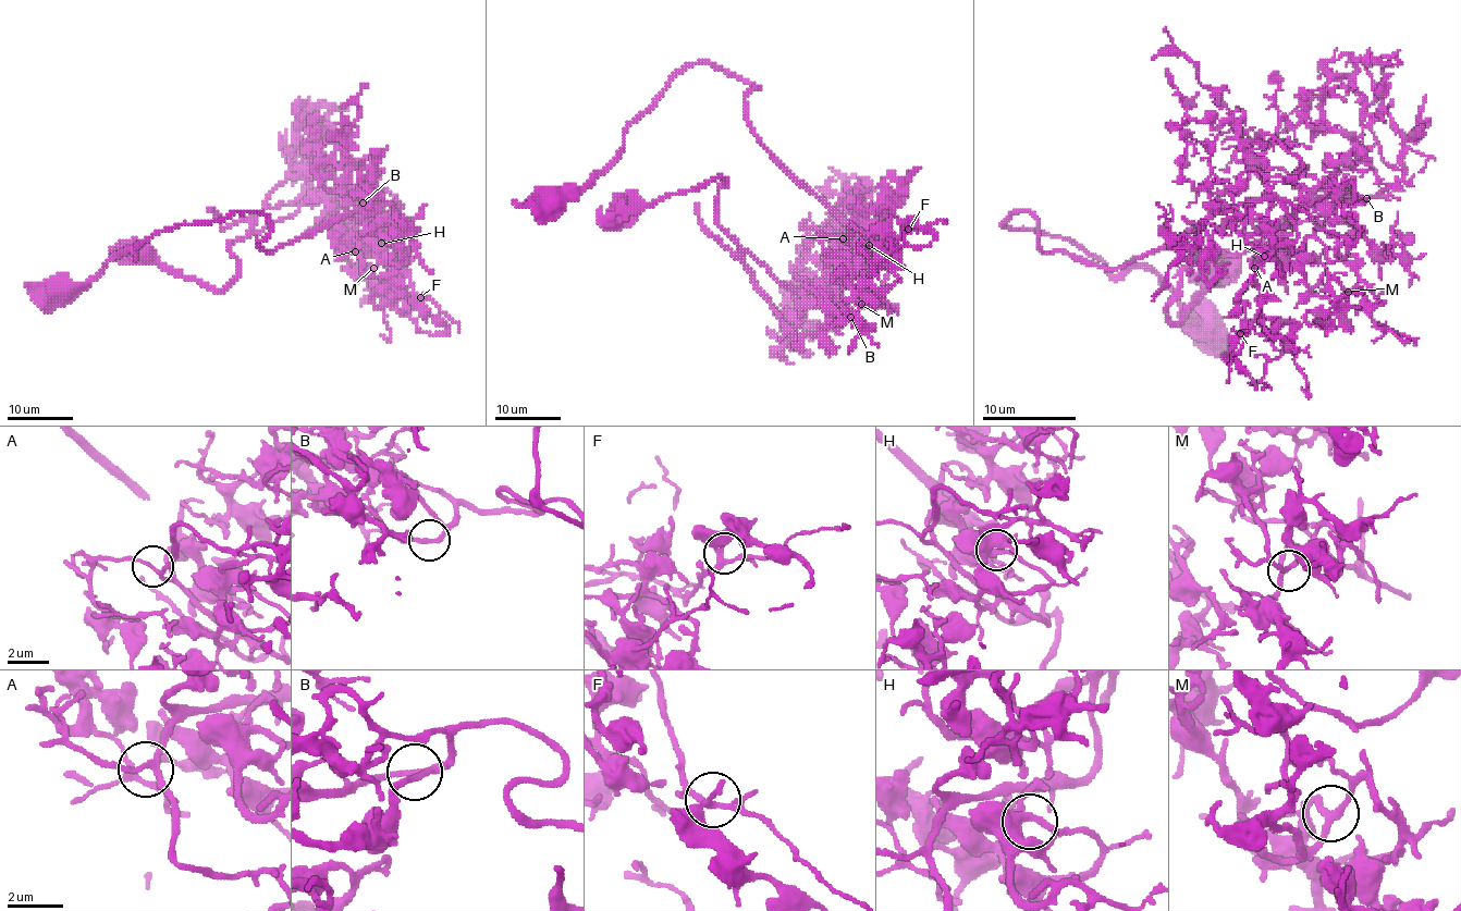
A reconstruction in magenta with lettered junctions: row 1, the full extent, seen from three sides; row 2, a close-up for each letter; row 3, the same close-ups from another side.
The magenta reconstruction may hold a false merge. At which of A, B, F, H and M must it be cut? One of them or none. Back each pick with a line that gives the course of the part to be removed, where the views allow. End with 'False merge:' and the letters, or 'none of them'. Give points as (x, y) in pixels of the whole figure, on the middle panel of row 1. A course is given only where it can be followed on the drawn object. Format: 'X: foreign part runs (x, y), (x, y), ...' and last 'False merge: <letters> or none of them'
B: foreign part runs (849, 317), (786, 287), (719, 225), (715, 202), (725, 182), (717, 176), (602, 218), (600, 208)
False merge: B

